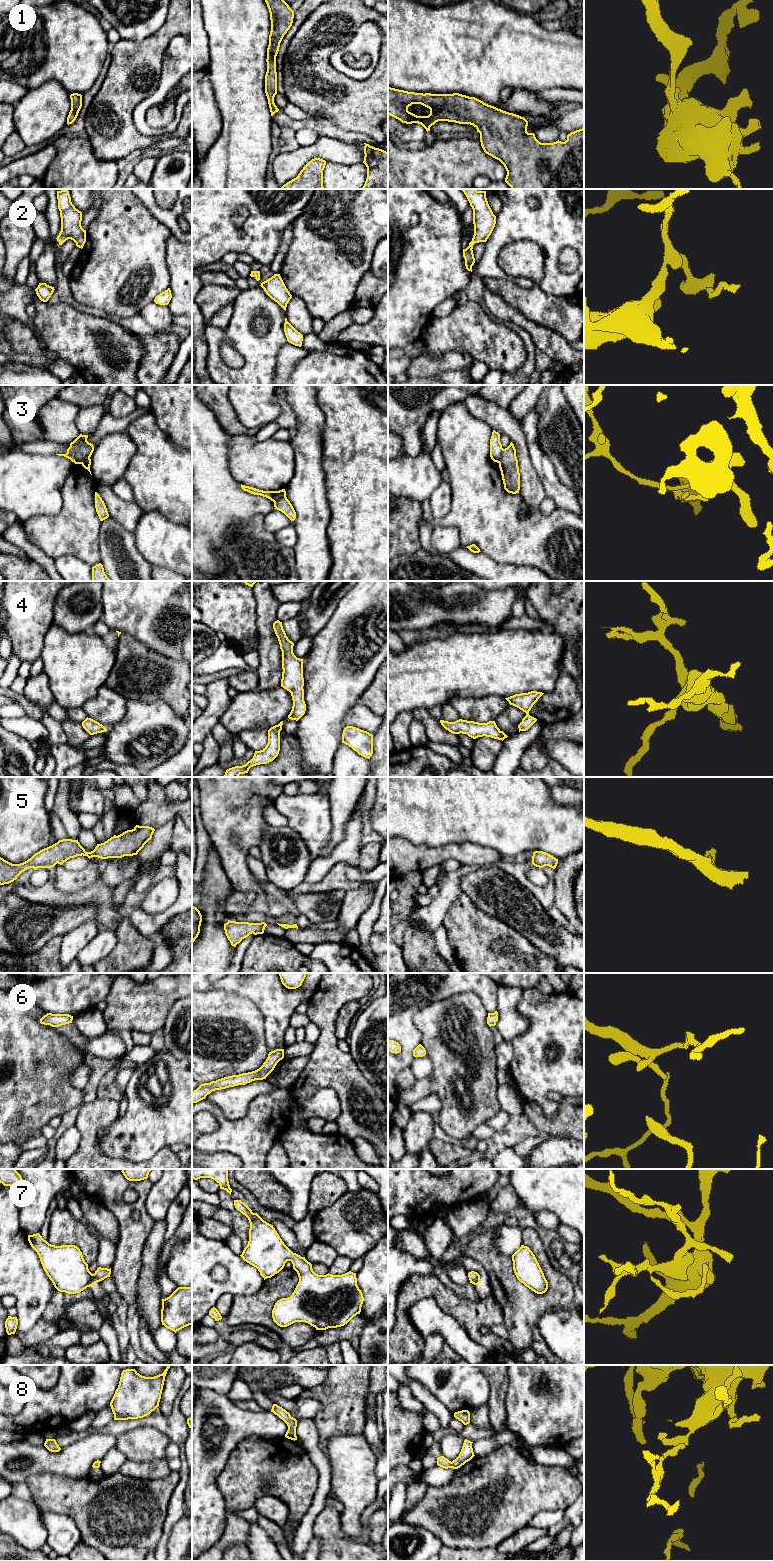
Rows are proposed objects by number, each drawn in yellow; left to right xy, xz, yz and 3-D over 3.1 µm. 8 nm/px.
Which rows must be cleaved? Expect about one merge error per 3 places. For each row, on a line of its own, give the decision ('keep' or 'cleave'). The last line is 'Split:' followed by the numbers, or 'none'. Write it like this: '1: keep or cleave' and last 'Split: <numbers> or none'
1: keep
2: keep
3: keep
4: keep
5: keep
6: keep
7: keep
8: keep
Split: none

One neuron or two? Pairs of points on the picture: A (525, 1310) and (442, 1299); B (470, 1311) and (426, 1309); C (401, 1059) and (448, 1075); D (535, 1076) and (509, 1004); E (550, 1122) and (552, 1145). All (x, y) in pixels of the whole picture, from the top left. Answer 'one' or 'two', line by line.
A: two
B: two
C: two
D: two
E: two

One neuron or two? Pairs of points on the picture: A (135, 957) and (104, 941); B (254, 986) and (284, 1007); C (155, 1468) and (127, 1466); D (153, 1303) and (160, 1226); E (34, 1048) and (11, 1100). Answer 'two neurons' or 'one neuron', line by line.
A: two neurons
B: one neuron
C: one neuron
D: one neuron
E: one neuron

